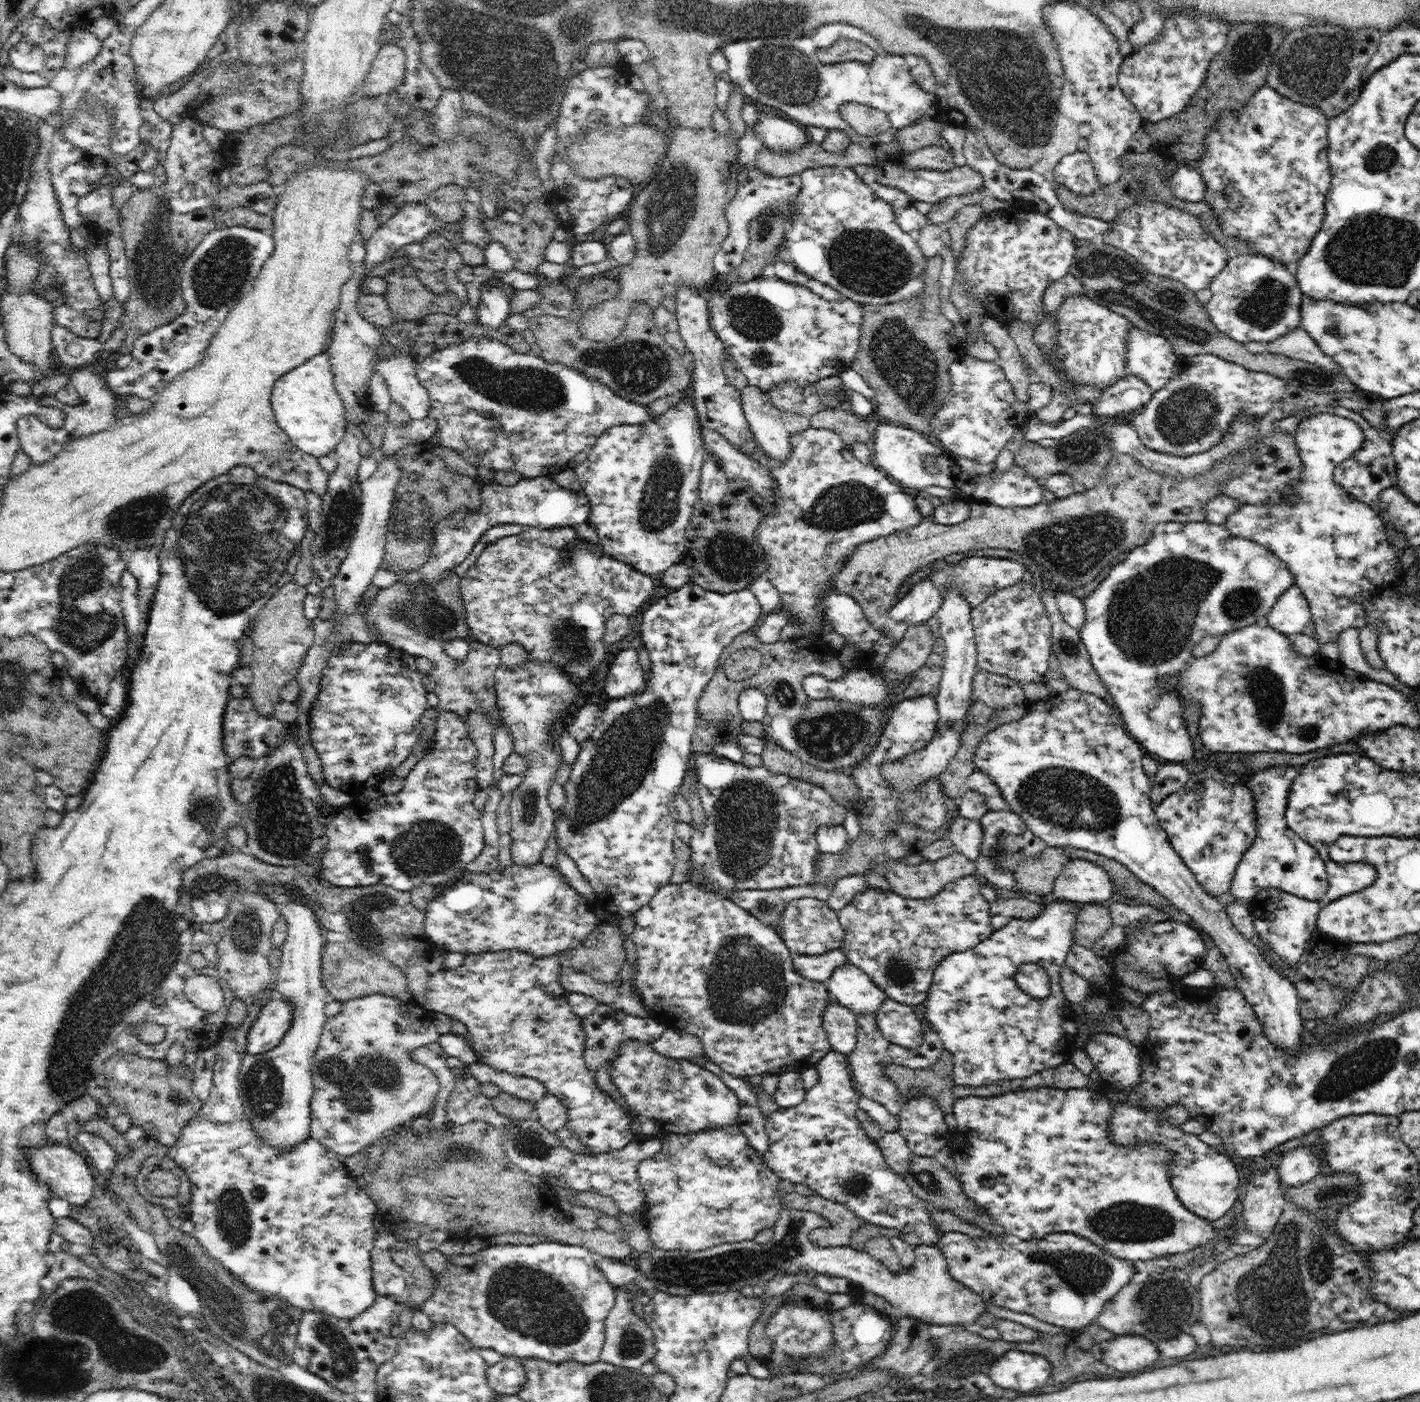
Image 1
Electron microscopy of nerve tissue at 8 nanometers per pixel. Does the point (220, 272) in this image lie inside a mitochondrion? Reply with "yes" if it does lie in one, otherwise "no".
yes

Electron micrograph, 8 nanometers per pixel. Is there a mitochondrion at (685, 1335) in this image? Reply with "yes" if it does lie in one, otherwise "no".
no

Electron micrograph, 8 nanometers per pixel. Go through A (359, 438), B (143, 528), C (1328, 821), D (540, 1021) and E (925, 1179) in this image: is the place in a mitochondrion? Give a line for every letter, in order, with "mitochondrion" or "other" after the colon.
A: other
B: mitochondrion
C: mitochondrion
D: mitochondrion
E: mitochondrion

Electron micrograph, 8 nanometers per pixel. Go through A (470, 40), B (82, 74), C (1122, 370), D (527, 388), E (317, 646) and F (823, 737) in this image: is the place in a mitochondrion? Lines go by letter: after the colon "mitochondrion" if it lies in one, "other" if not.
A: mitochondrion
B: other
C: other
D: mitochondrion
E: other
F: mitochondrion

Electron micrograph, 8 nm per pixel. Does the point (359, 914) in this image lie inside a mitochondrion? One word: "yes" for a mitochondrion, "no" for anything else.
yes

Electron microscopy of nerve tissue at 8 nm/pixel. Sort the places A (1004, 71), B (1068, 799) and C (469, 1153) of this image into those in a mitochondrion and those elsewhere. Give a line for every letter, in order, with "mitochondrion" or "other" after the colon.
A: mitochondrion
B: mitochondrion
C: mitochondrion

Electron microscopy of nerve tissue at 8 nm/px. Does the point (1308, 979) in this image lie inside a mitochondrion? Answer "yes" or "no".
no

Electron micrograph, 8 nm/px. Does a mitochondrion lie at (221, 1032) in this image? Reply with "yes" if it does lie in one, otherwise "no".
no

